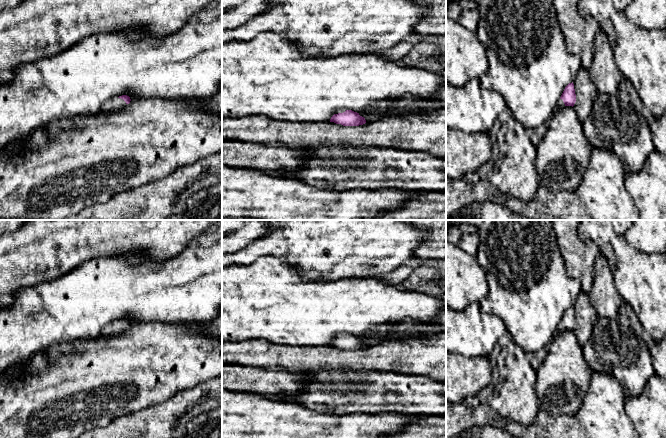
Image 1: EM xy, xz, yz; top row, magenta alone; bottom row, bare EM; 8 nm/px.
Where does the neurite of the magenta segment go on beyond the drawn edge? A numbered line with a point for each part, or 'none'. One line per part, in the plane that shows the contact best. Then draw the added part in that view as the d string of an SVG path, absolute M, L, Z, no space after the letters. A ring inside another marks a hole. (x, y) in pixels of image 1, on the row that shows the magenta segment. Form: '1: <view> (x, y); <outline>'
1: xy (115, 104); M115 97L113 99L111 99L111 100L106 101L102 105L101 110L106 114L110 114L113 111L121 110L126 105L127 104L123 99Z

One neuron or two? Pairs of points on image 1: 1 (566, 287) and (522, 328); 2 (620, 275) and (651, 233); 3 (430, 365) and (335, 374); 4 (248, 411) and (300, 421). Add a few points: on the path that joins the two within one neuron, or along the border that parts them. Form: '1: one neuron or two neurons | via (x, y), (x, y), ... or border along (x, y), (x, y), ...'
1: one neuron | via (555, 295), (533, 317)
2: two neurons | border along (624, 235), (625, 239), (636, 249), (655, 254)
3: two neurons | border along (348, 370), (380, 370), (395, 373)
4: one neuron | via (261, 419), (266, 421), (287, 421)

